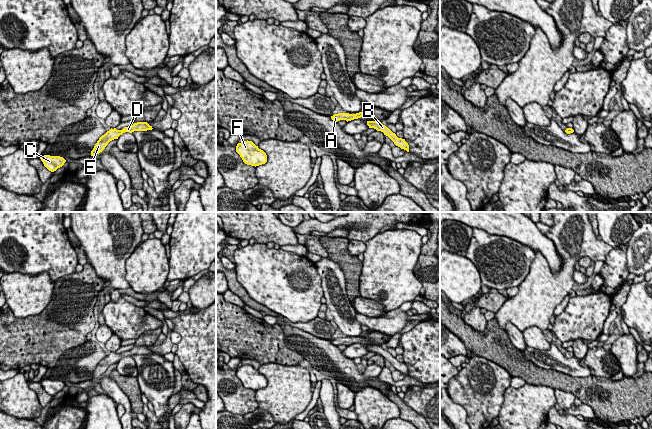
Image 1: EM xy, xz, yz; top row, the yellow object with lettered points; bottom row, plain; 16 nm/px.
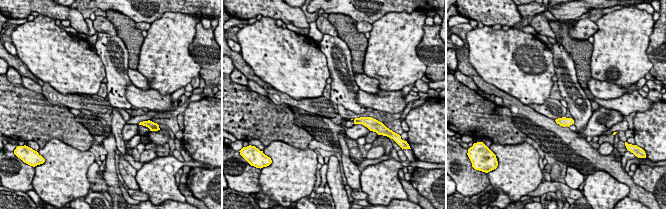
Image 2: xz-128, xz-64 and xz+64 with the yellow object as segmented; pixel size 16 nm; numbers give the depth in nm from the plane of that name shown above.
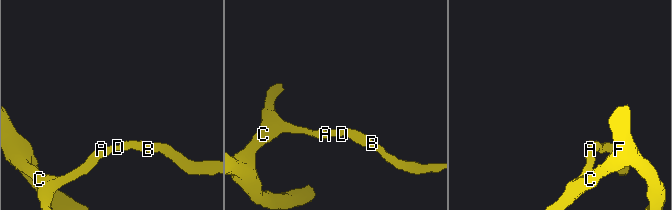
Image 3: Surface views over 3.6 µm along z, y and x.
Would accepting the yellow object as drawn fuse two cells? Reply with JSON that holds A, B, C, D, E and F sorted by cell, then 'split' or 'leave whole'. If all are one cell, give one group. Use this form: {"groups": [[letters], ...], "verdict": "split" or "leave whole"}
{"groups": [["A", "B", "C", "D", "E", "F"]], "verdict": "leave whole"}

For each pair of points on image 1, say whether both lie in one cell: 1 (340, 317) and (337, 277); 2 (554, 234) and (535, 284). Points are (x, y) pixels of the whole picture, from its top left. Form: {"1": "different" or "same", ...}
{"1": "same", "2": "same"}

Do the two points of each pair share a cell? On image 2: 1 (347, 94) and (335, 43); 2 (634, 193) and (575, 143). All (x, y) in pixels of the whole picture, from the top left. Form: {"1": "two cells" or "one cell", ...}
{"1": "one cell", "2": "one cell"}

